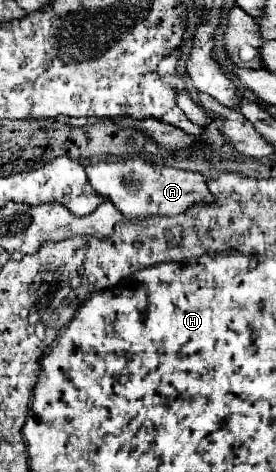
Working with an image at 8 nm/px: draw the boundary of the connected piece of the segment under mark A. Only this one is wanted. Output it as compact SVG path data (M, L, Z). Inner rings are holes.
M126 159L116 163L88 163L86 175L92 189L110 199L126 219L146 217L146 215L180 215L194 201L214 201L206 187L206 179L200 173L174 169L148 159Z

